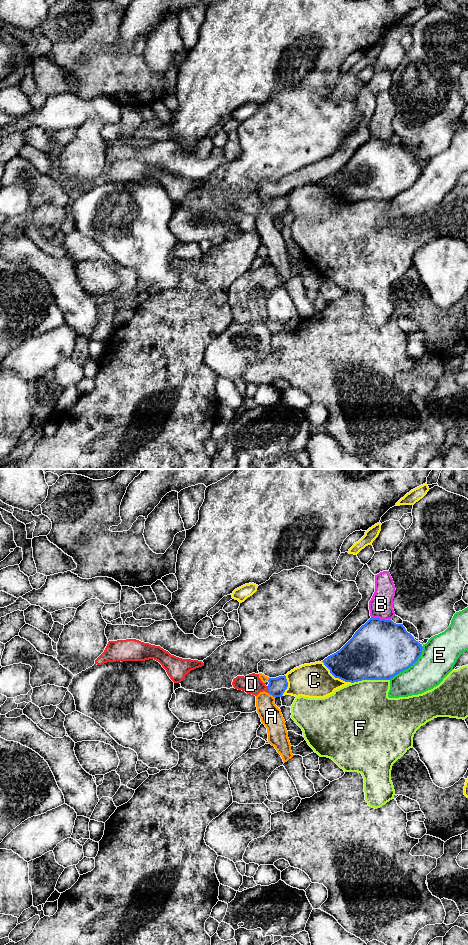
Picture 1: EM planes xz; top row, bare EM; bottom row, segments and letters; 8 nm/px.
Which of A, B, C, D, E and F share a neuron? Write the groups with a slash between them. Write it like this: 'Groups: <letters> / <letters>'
Groups: A / B / C / D / E / F

